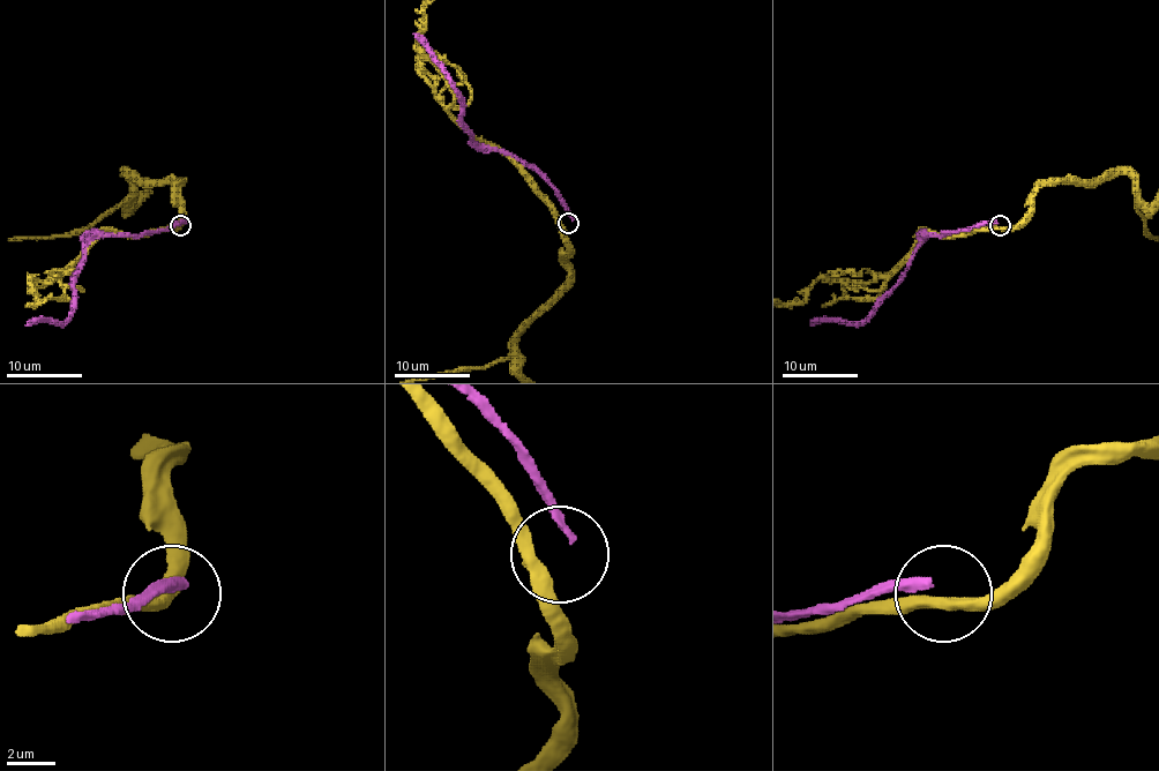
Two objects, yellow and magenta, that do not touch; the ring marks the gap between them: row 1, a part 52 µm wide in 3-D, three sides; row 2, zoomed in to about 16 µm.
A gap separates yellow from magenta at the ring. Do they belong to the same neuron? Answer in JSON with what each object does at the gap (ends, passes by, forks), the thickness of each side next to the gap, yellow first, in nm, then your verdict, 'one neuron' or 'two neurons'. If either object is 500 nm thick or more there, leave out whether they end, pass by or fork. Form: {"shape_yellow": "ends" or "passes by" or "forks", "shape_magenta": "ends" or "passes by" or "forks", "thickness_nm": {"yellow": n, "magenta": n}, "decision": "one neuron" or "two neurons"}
{"shape_yellow": "passes by", "shape_magenta": "ends", "thickness_nm": {"yellow": 480, "magenta": 340}, "decision": "two neurons"}

